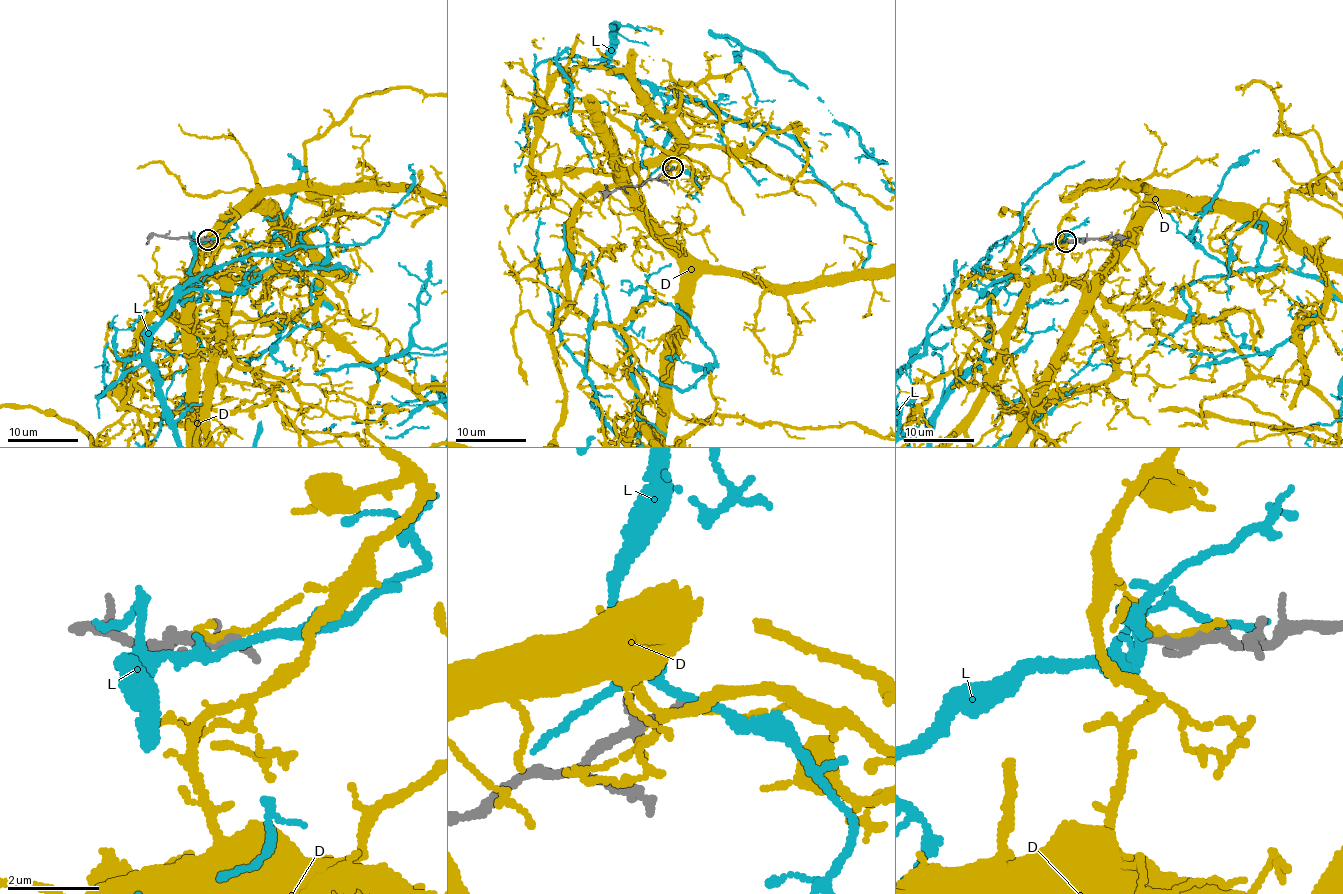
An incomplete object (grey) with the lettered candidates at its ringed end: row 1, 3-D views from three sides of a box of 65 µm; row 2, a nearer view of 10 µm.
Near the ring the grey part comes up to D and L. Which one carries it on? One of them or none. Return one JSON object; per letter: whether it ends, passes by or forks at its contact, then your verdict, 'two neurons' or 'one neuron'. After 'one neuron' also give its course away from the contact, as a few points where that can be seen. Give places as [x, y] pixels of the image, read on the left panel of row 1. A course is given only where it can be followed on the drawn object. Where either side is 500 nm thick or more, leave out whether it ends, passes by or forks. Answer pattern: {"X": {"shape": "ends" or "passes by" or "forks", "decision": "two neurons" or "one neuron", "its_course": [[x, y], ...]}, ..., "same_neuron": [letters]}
{"D": {"shape": "ends", "decision": "two neurons"}, "L": {"shape": "passes by", "decision": "two neurons"}, "same_neuron": []}

